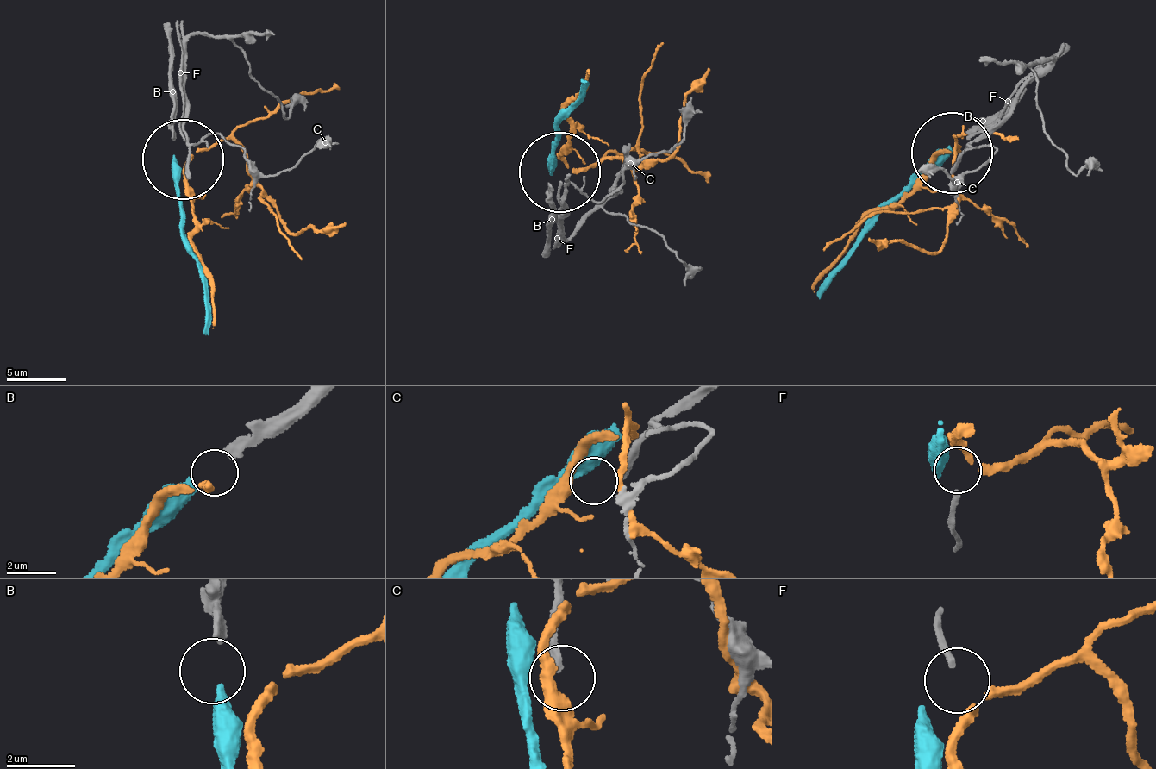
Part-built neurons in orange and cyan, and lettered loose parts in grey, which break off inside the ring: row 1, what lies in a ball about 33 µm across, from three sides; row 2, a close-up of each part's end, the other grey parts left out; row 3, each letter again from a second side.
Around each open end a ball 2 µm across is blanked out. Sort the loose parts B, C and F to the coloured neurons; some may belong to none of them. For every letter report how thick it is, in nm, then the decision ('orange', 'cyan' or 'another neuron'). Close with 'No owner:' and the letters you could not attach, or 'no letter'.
B: 320 nm | cyan
C: 340 nm | another neuron
F: 200 nm | orange
No owner: C

